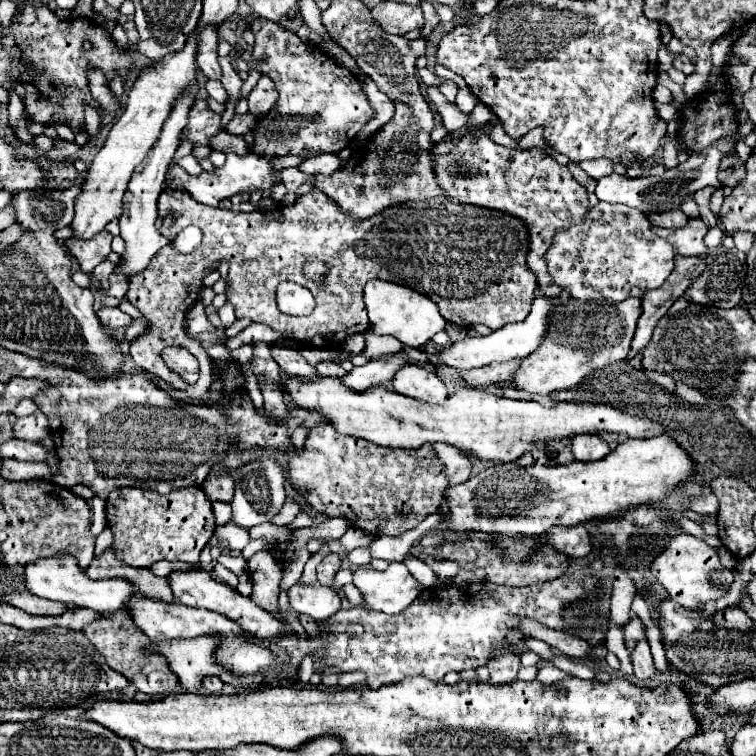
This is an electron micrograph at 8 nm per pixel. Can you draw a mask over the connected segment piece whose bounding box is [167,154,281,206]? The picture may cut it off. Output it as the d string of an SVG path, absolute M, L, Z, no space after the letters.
M229 154L225 164L221 168L215 168L213 172L201 172L197 176L187 174L181 166L173 164L169 168L169 176L167 176L167 186L169 188L177 188L181 192L189 192L189 196L193 196L197 202L207 204L207 206L217 206L219 202L223 202L225 198L231 198L235 194L243 194L243 192L255 192L255 190L269 190L273 186L275 176L279 176L281 172L273 170L271 160L265 156L257 156L257 154L249 154L249 156L233 156Z

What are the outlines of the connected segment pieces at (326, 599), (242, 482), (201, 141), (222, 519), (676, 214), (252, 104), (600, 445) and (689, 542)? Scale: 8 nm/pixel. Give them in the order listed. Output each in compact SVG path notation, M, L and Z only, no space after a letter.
M297 582L287 590L287 594L289 594L289 604L295 612L307 614L317 622L327 620L341 608L341 600L333 592L333 588L325 588L319 582L313 584Z
M267 452L261 456L261 460L251 462L235 472L231 472L235 478L235 498L231 502L233 508L233 522L241 528L251 528L263 522L269 522L283 506L285 502L285 490L283 490L283 470L279 464L271 458L267 458Z
M195 100L189 112L189 122L183 128L181 138L187 138L193 142L191 154L197 160L208 158L213 151L209 145L209 138L219 132L219 122L221 122L221 114L211 112L205 100Z
M215 502L215 504L213 504L213 512L215 512L217 526L223 526L223 524L229 524L229 522L231 522L231 508L229 508L229 504L225 504L225 502Z
M675 208L673 212L647 212L645 216L647 220L651 220L653 226L661 226L661 228L681 228L689 220L679 208Z
M261 76L257 86L251 90L247 102L249 102L249 112L251 114L255 114L257 118L265 116L273 108L273 104L277 102L275 84L267 76Z
M577 434L571 438L571 450L575 454L575 460L601 460L611 452L605 440L601 440L597 434Z
M687 532L673 534L665 548L659 550L659 554L653 558L649 568L653 578L667 590L667 594L677 604L693 610L699 610L701 604L723 596L729 590L727 586L733 582L733 574L719 562L717 550Z

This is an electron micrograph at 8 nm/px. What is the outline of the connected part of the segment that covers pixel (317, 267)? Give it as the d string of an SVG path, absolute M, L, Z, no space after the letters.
M309 262L303 266L303 274L307 280L313 280L313 282L323 282L323 276L329 272L329 266L321 264L321 262Z

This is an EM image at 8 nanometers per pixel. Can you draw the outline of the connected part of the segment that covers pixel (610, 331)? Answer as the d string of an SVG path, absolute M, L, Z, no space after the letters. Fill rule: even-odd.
M569 298L549 318L549 332L545 334L545 340L541 342L537 352L531 352L511 376L511 388L531 394L551 394L555 390L567 390L577 386L583 378L591 376L595 370L607 364L625 360L639 316L639 298L629 298L623 302L583 302Z

